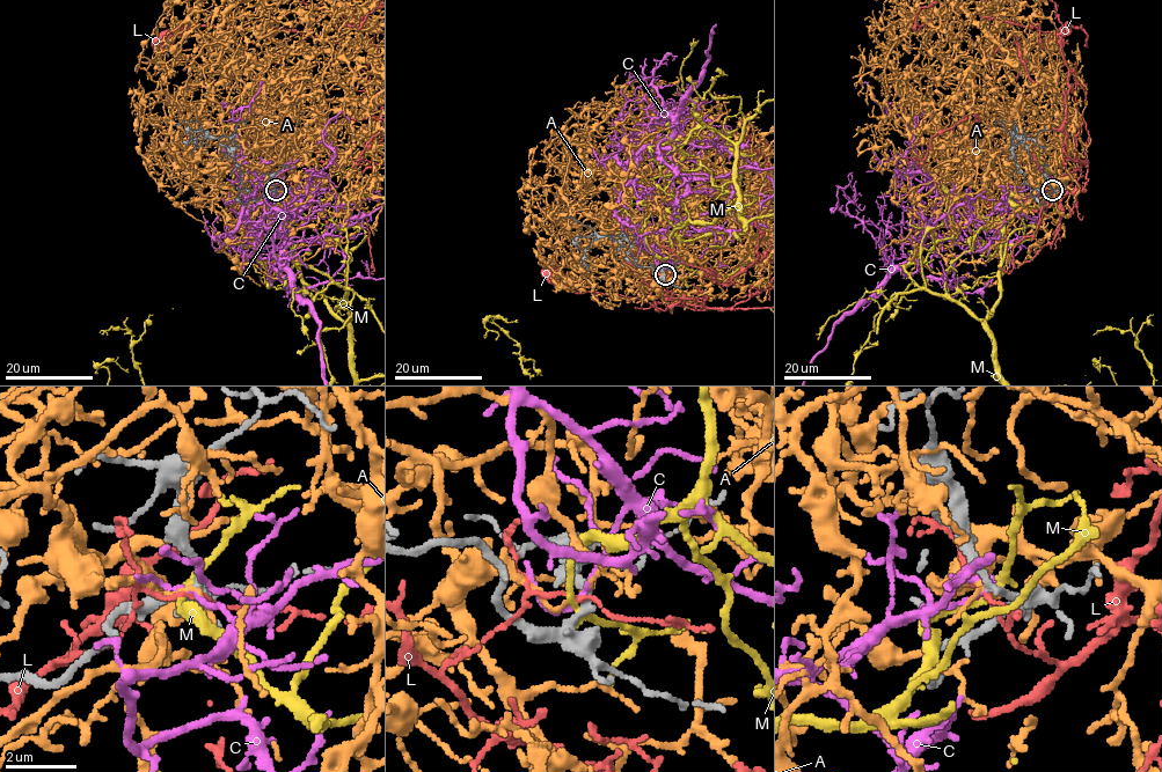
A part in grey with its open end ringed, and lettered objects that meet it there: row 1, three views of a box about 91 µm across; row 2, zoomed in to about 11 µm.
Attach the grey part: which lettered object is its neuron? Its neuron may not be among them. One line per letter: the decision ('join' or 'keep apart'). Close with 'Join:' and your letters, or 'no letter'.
A: keep apart
C: keep apart
L: keep apart
M: keep apart
Join: no letter

